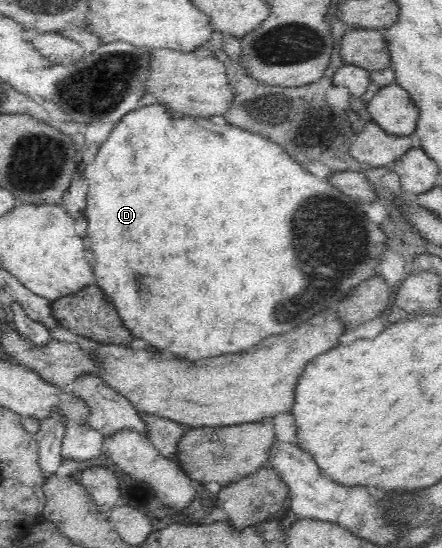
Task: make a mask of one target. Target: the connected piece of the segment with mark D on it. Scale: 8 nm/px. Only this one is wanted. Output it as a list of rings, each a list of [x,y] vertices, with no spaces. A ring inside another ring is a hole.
[[[153,104],[129,112],[127,116],[118,120],[117,128],[113,129],[98,150],[99,154],[94,157],[95,162],[86,166],[85,170],[85,180],[89,182],[85,210],[89,224],[87,238],[91,240],[91,252],[95,254],[93,270],[97,278],[96,285],[121,314],[121,320],[125,328],[131,332],[131,336],[143,338],[159,350],[167,348],[175,356],[185,358],[185,362],[191,363],[221,354],[240,353],[241,350],[247,350],[259,340],[263,340],[265,336],[293,331],[318,313],[326,309],[335,310],[335,306],[341,303],[345,296],[349,296],[353,286],[361,284],[363,280],[375,274],[381,261],[386,240],[381,224],[371,221],[358,206],[359,203],[307,173],[304,165],[294,161],[283,147],[257,133],[245,132],[239,127],[233,128],[229,123],[218,125],[203,117],[196,119],[187,115],[173,116],[169,111],[165,111],[161,104]]]

